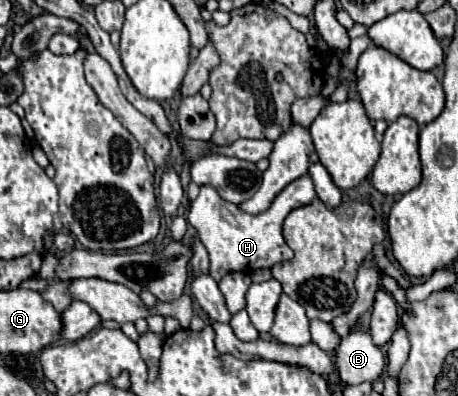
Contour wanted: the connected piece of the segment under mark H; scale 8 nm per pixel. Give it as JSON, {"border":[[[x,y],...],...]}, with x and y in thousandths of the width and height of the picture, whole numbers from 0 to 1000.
{"border":[[[659,442],[629,462],[616,487],[598,497],[590,523],[563,543],[546,543],[524,523],[511,523],[511,513],[489,508],[485,497],[476,497],[472,477],[437,472],[437,492],[415,513],[408,556],[428,583],[441,588],[441,614],[459,644],[459,694],[480,710],[493,689],[507,684],[541,689],[572,674],[590,679],[611,659],[638,654],[638,629],[616,598],[616,558],[638,528],[672,518],[681,503],[690,503],[690,482],[672,442]]]}

